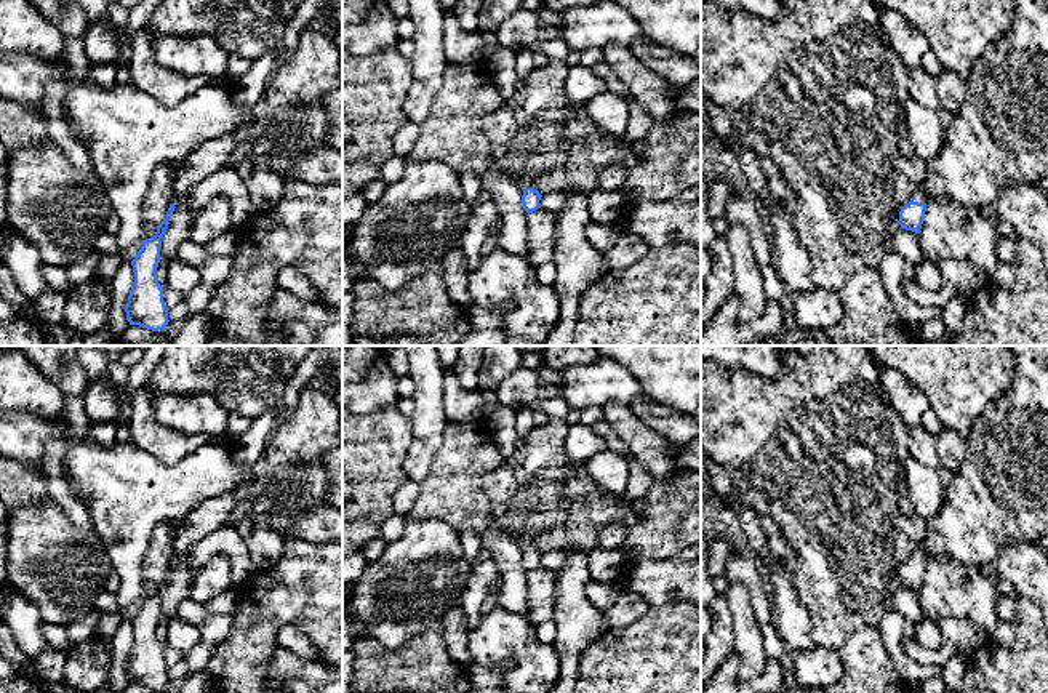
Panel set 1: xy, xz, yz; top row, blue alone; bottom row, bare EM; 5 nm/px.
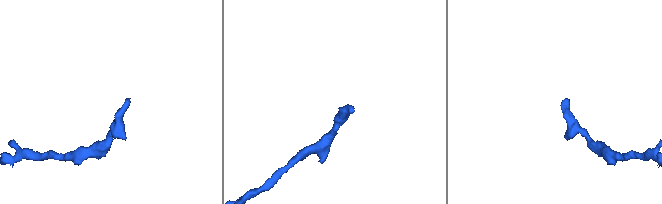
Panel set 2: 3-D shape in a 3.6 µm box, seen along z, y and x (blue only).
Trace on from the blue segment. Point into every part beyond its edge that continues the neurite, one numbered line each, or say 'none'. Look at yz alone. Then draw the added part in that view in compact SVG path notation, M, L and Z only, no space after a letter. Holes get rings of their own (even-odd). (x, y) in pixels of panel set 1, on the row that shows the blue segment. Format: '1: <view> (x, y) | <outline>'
1: yz (920, 196) | M925 182L917 189L917 192L914 194L912 198L914 198L914 202L918 202L918 203L928 202Z

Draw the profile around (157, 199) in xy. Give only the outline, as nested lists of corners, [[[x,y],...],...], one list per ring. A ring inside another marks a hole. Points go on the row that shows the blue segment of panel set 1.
[[[170,162],[160,163],[149,182],[149,189],[144,195],[141,214],[144,222],[158,226],[168,213],[173,198],[174,173]]]

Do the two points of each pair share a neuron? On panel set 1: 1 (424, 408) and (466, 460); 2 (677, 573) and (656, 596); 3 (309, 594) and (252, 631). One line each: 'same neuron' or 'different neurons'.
1: different neurons
2: same neuron
3: same neuron

